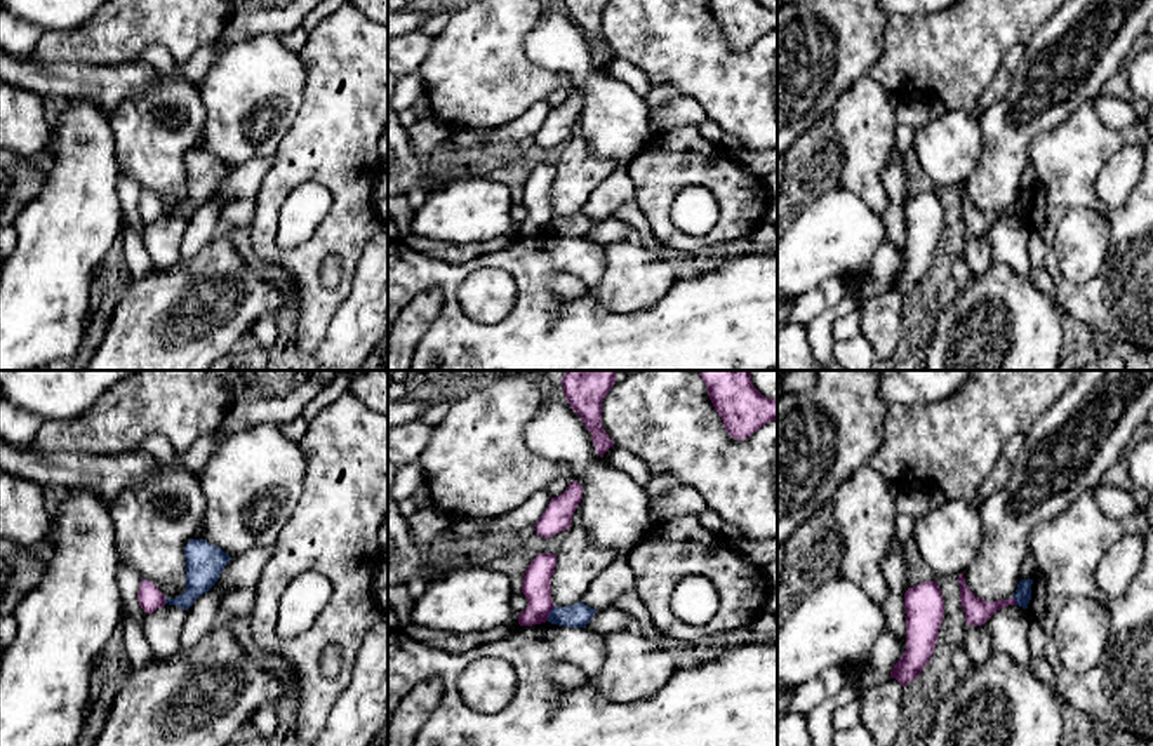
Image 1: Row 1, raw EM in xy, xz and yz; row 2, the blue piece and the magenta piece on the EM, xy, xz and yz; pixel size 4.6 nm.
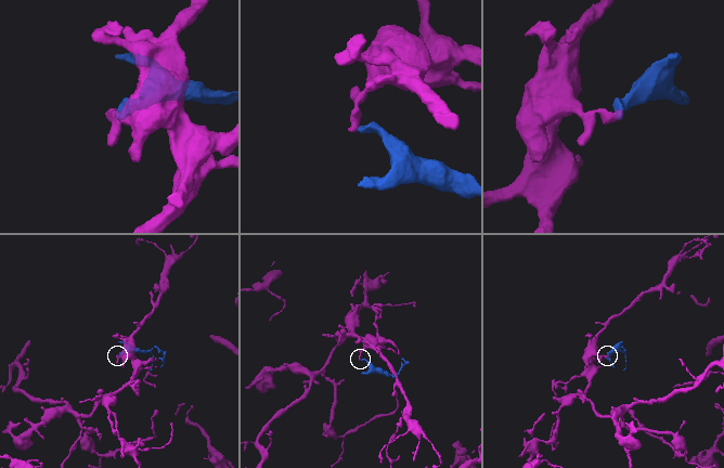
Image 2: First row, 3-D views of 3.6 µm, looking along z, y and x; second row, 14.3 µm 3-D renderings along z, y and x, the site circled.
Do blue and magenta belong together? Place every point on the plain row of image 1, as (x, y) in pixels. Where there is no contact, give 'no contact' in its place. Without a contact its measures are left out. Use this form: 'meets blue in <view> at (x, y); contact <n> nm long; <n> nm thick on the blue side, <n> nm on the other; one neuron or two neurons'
meets blue in xz at (550, 223); contact 80 nm long; 110 nm thick on the blue side, 130 nm on the other; two neurons

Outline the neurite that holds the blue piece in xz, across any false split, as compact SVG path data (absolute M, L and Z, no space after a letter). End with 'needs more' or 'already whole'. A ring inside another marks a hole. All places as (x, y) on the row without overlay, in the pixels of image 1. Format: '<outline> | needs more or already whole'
M583 212L565 217L555 216L548 226L548 233L567 238L586 238L595 224L596 221L584 216Z | already whole

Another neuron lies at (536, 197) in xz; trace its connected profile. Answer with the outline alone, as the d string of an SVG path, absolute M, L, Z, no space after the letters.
M555 163L537 165L523 184L522 203L527 209L527 219L518 224L520 236L532 236L548 231L551 223L551 186L557 177Z

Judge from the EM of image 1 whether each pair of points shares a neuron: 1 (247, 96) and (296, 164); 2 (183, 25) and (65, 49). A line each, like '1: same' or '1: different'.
1: different
2: same

